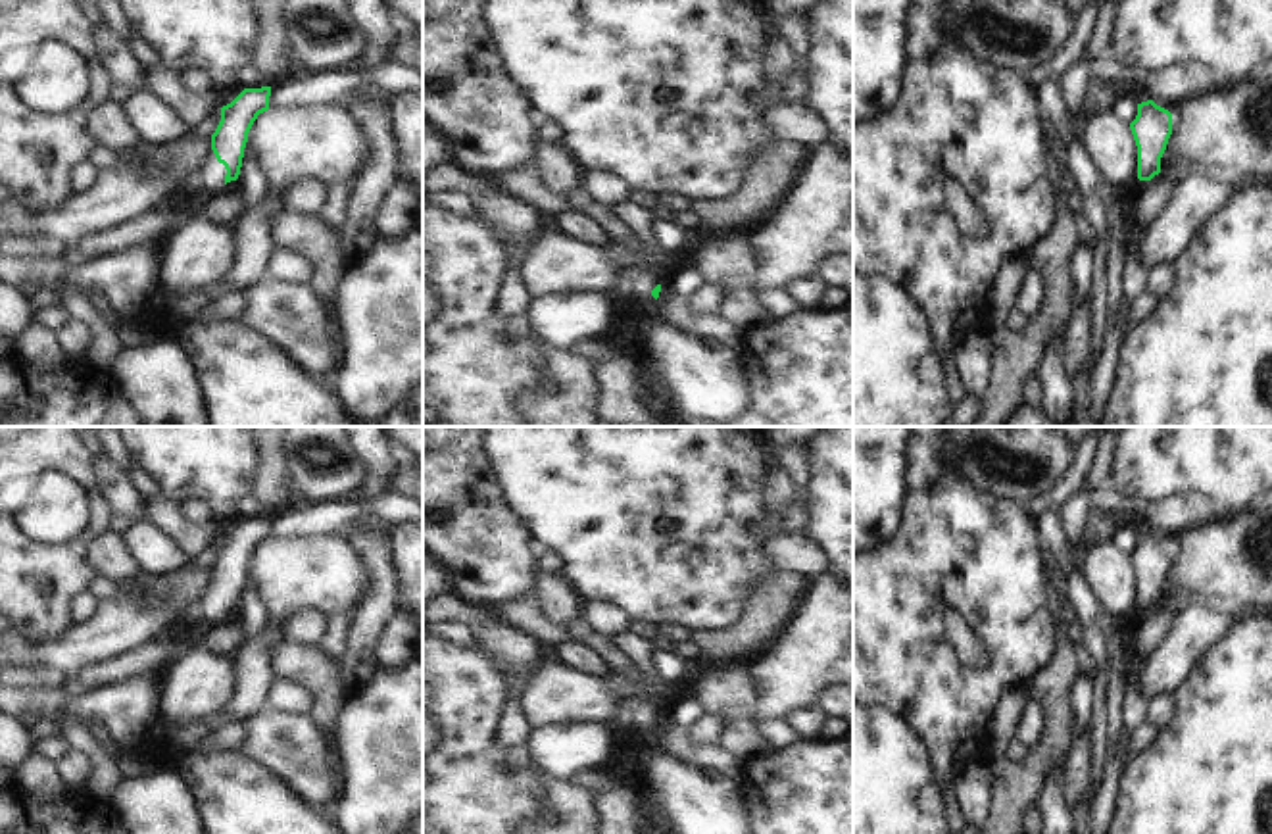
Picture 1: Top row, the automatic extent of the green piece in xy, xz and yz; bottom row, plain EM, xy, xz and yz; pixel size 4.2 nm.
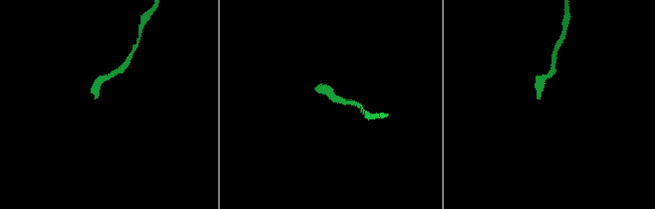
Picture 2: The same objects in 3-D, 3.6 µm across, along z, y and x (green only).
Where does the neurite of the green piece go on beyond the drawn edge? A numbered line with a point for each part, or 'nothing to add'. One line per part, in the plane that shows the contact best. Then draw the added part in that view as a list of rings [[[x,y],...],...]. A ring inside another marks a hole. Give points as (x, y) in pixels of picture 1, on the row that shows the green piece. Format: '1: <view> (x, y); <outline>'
nothing to add

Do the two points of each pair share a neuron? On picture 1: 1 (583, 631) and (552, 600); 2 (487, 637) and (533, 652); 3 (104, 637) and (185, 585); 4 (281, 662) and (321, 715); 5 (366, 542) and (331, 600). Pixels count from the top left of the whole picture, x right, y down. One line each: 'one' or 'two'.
1: two
2: one
3: one
4: one
5: two

